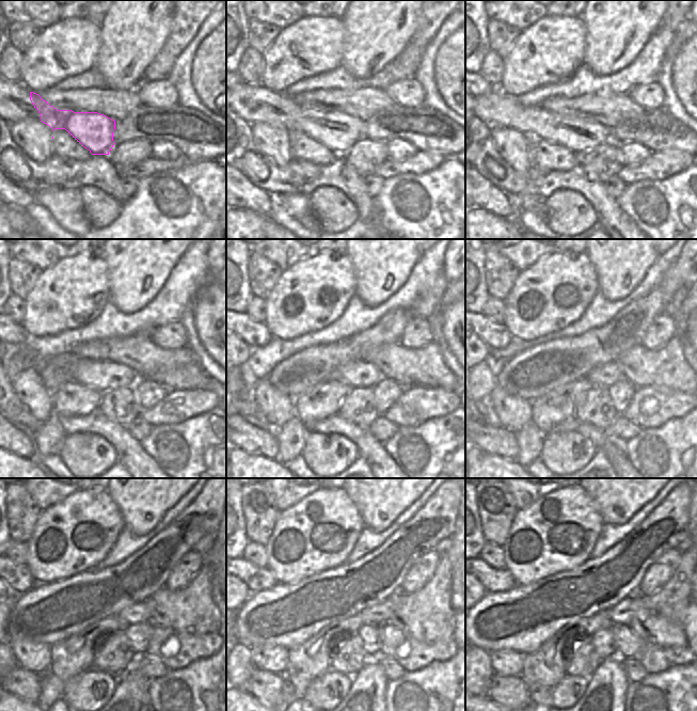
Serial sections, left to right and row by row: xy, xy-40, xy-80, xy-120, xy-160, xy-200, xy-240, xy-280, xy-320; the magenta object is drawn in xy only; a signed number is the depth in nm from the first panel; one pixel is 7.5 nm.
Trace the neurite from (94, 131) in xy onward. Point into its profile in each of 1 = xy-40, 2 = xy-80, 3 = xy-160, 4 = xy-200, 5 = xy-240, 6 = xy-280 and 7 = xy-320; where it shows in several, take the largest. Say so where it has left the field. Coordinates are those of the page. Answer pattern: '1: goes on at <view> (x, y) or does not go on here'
1: goes on at xy-40 (338, 132)
2: goes on at xy-80 (580, 136)
3: goes on at xy-160 (360, 374)
4: goes on at xy-200 (604, 376)
5: goes on at xy-240 (138, 613)
6: goes on at xy-280 (379, 614)
7: goes on at xy-320 (631, 607)

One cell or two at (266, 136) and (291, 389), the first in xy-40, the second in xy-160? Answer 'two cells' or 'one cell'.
two cells

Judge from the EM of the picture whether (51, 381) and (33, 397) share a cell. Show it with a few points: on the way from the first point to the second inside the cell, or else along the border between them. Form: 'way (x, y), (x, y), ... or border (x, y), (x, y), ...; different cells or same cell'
border (36, 369), (42, 383), (52, 396); different cells

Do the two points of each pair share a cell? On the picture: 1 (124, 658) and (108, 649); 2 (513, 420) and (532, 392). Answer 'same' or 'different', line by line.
1: same
2: different

